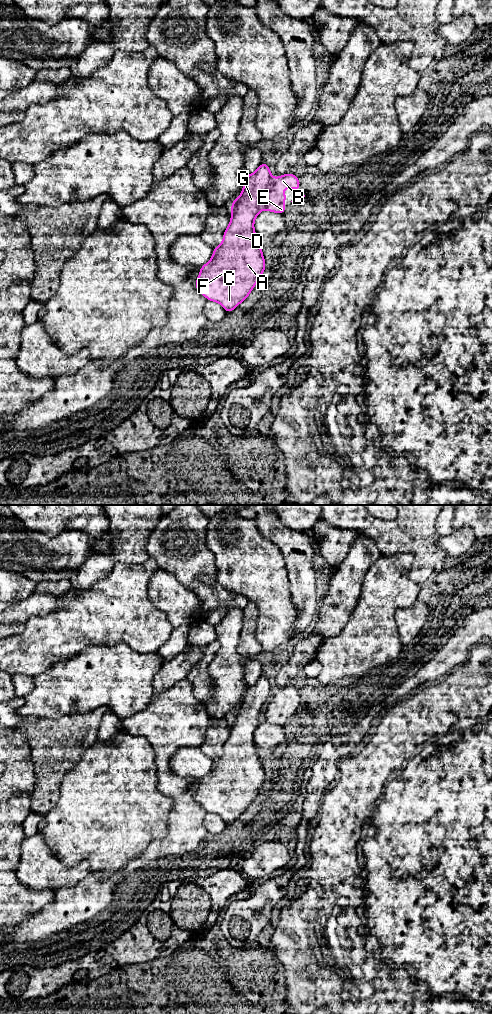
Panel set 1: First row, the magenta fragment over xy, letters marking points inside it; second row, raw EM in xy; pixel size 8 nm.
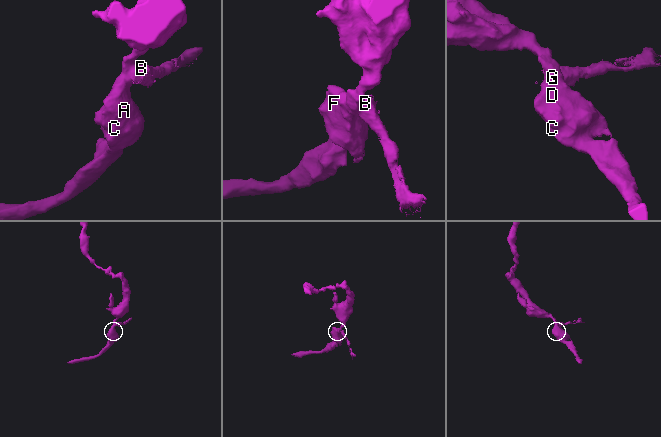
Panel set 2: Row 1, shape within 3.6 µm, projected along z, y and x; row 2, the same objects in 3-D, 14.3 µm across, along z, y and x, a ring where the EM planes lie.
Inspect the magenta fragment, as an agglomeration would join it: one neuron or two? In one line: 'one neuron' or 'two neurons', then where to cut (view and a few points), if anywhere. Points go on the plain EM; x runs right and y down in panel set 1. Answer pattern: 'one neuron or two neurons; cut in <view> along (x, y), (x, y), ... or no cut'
two neurons; cut in xy along (273, 691), (264, 708), (263, 720)

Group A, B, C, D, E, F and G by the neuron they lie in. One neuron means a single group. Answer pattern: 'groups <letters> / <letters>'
groups A C D F G / B E

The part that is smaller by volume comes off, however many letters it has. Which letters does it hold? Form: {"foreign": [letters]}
{"foreign": ["B", "E"]}

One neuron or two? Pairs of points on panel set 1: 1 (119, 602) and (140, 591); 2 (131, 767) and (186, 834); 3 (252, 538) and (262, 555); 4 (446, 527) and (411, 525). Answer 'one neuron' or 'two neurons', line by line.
1: one neuron
2: two neurons
3: one neuron
4: two neurons

